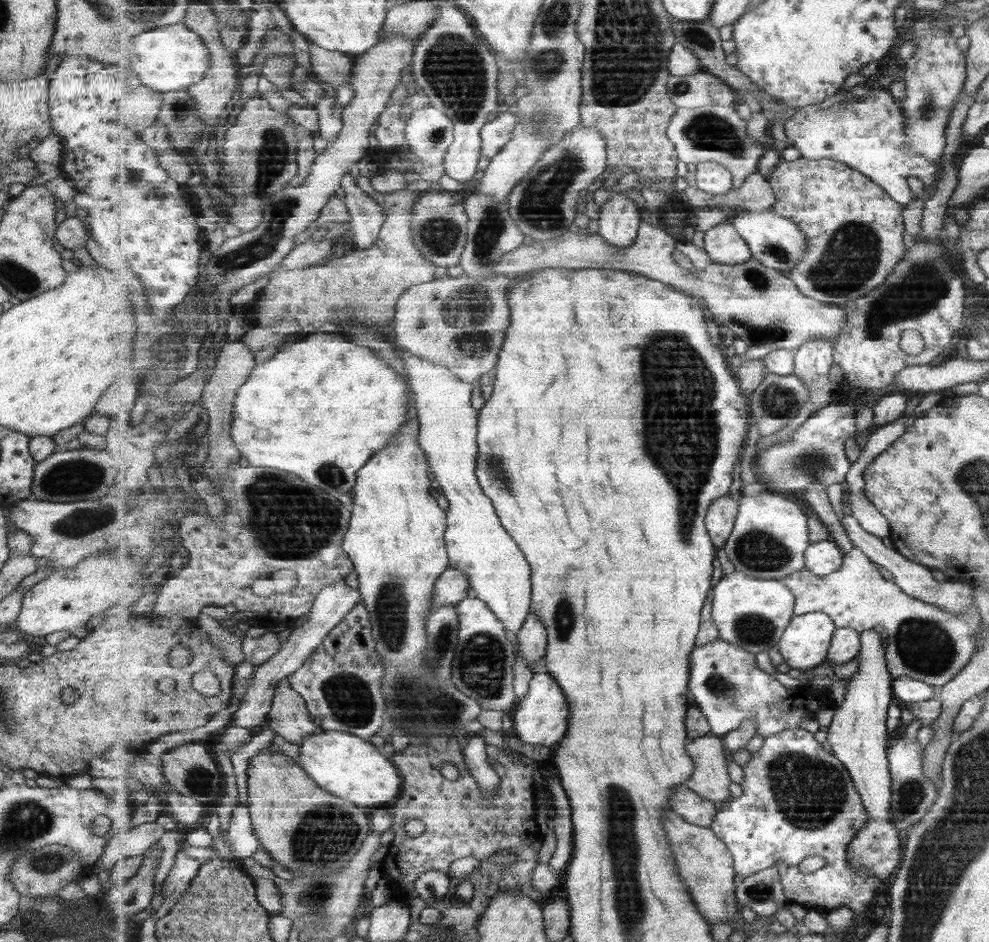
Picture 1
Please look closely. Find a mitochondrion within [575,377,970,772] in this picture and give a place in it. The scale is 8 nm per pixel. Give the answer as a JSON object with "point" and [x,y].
{"point":[925,646]}

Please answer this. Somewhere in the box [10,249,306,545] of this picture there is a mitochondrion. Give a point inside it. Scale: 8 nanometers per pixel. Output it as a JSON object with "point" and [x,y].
{"point":[72,477]}

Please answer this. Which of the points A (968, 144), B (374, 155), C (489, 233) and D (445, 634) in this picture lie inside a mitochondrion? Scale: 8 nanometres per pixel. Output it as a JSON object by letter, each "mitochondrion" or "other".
{"A":"other","B":"other","C":"mitochondrion","D":"mitochondrion"}

